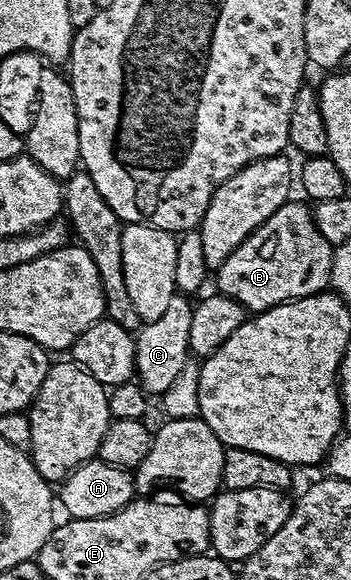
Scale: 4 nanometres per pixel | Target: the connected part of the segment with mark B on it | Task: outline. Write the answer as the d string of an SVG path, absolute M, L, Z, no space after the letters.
M291 200L276 208L224 264L216 267L217 293L240 303L247 312L261 312L297 298L321 294L330 286L335 247L320 236L313 209L302 202Z

